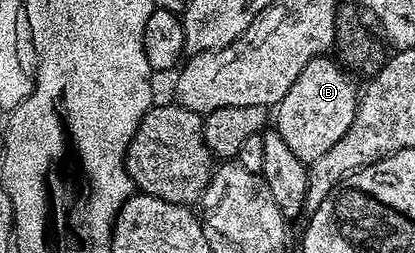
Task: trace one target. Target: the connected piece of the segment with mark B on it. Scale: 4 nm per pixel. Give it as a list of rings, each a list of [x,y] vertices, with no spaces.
[[[322,56],[311,60],[311,64],[307,64],[307,68],[303,68],[303,72],[299,72],[299,80],[295,80],[295,84],[291,84],[291,88],[287,88],[287,96],[283,96],[283,100],[277,103],[275,128],[279,132],[279,136],[283,136],[287,148],[291,148],[291,152],[295,152],[295,156],[299,156],[301,162],[308,164],[319,160],[319,156],[324,156],[330,148],[335,148],[335,144],[339,144],[339,140],[343,140],[347,128],[351,128],[351,120],[355,120],[359,101],[359,86],[357,90],[353,81],[355,81],[354,75],[340,62],[332,57]]]

